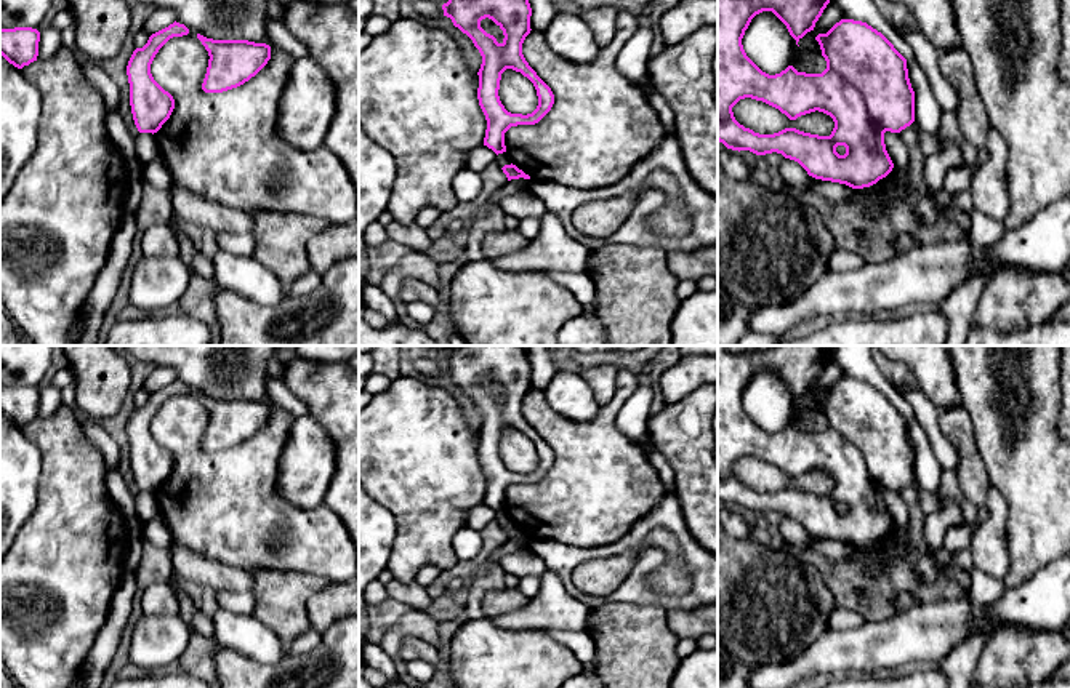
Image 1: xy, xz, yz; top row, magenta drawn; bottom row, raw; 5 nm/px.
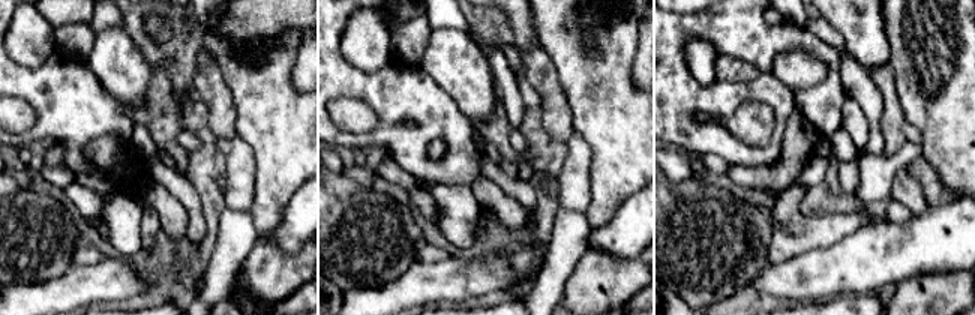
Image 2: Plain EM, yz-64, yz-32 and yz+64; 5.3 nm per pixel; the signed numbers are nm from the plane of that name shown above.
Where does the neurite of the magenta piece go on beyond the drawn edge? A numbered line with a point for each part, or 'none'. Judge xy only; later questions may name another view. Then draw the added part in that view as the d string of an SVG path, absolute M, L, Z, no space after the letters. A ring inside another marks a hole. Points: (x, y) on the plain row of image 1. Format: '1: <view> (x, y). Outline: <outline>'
none

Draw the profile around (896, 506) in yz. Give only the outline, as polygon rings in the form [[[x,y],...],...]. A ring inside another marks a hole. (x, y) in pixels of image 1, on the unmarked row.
[[[886,490],[884,502],[894,525],[905,526],[910,515],[905,501],[900,498],[899,491]]]

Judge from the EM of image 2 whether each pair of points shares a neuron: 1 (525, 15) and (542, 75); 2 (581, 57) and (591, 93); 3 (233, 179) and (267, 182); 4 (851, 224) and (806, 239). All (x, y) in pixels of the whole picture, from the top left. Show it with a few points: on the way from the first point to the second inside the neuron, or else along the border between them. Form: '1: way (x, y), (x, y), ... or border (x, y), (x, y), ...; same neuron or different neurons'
1: border (539, 45), (531, 50); different neurons
2: way (590, 66), (591, 84); same neuron
3: border (249, 146), (254, 155), (254, 203), (251, 209); different neurons
4: way (840, 225), (816, 233); same neuron

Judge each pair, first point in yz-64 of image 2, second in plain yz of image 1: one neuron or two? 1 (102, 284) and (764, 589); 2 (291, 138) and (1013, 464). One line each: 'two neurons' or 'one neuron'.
1: two neurons
2: one neuron

